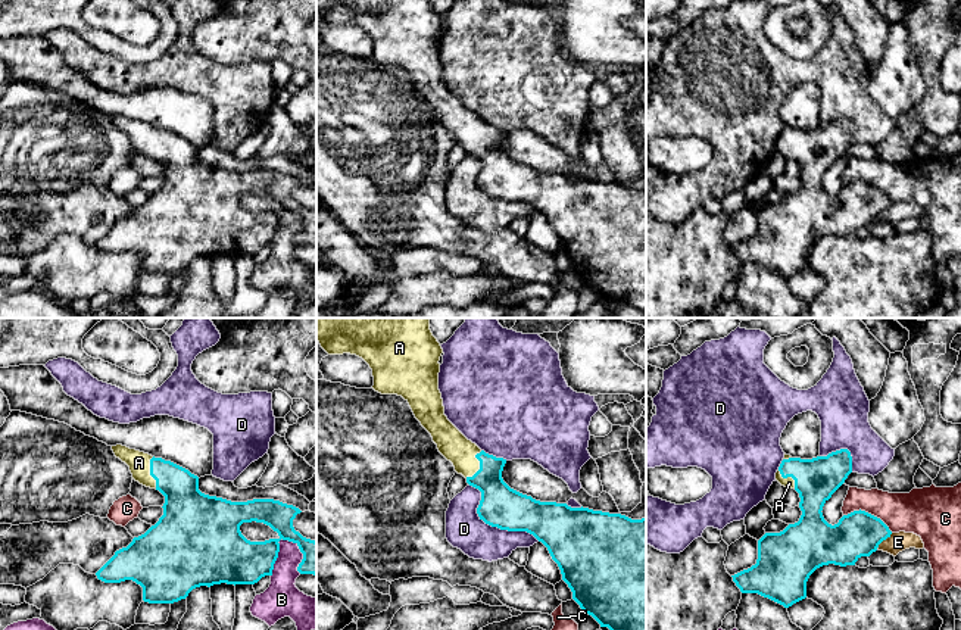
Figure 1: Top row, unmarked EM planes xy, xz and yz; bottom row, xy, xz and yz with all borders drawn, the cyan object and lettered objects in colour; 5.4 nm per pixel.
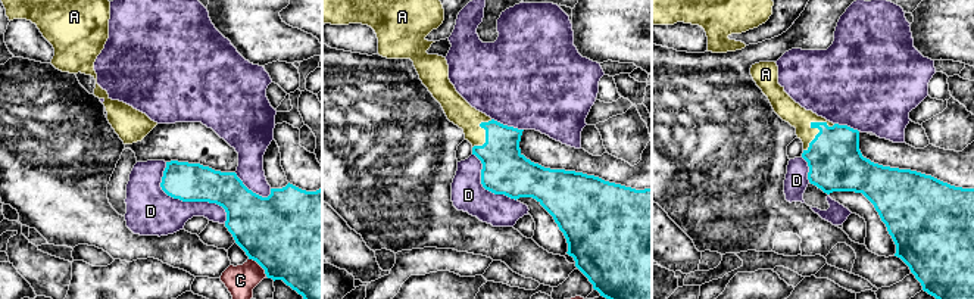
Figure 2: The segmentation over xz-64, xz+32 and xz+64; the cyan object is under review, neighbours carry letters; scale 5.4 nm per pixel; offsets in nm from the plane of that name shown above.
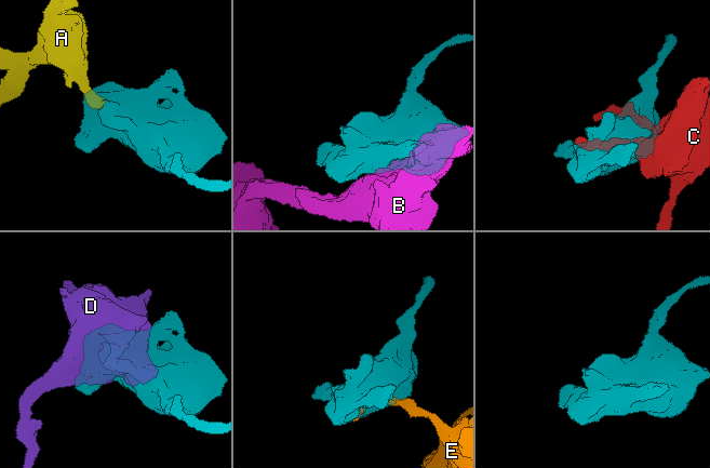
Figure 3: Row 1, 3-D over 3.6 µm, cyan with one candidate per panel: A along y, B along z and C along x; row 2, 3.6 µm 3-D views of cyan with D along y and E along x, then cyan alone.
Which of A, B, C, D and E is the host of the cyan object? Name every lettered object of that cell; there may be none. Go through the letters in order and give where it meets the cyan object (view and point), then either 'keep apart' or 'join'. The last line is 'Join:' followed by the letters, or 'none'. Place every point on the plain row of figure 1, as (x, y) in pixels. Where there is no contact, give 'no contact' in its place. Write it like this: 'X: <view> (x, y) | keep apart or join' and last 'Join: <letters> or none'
A: xz (480, 136) | join
B: xy (278, 221) | keep apart
C: yz (867, 183) | keep apart
D: xz (492, 196) | keep apart
E: yz (883, 209) | keep apart
Join: A

